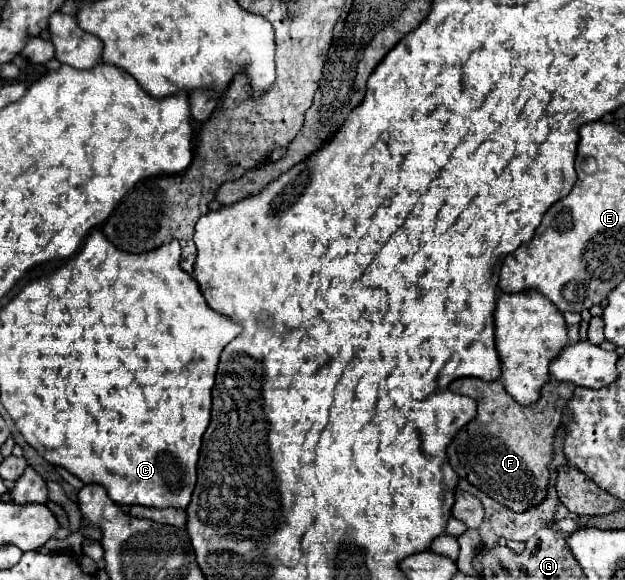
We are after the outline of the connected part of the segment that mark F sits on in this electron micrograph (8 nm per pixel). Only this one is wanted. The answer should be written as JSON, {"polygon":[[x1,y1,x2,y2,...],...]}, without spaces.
{"polygon":[[550,378,542,388,540,398,522,406,504,390,502,380,454,380,450,384,452,392,470,396,478,402,476,418,458,430,446,450,454,472,514,512,524,512,540,504,548,486,546,466,552,460,552,440,560,426,564,404,572,398,574,388,572,382,562,384,560,380]]}

